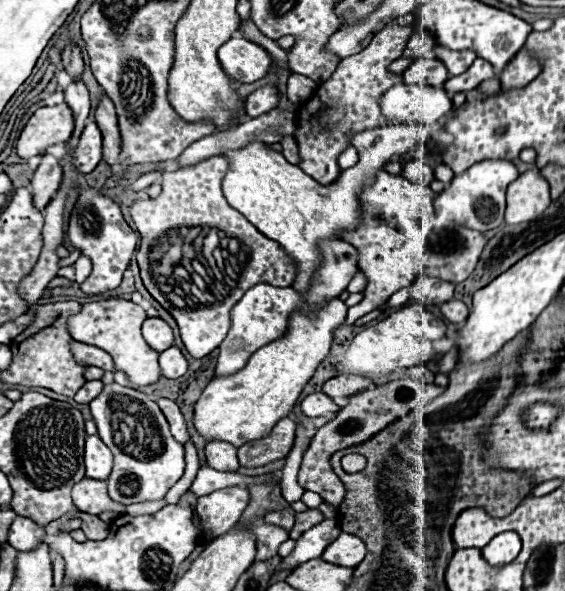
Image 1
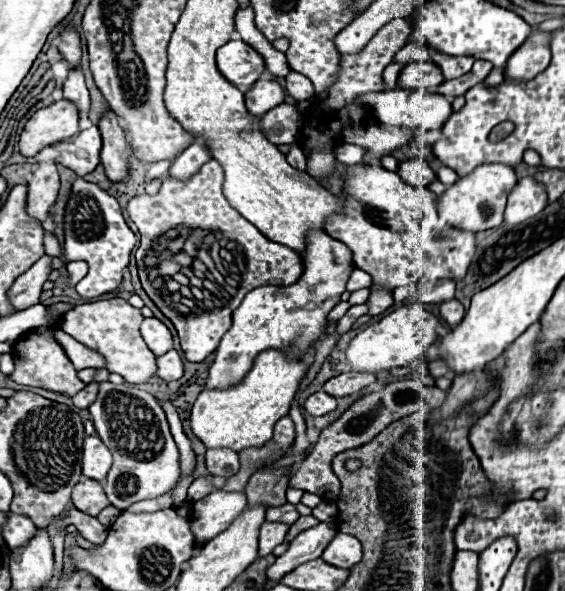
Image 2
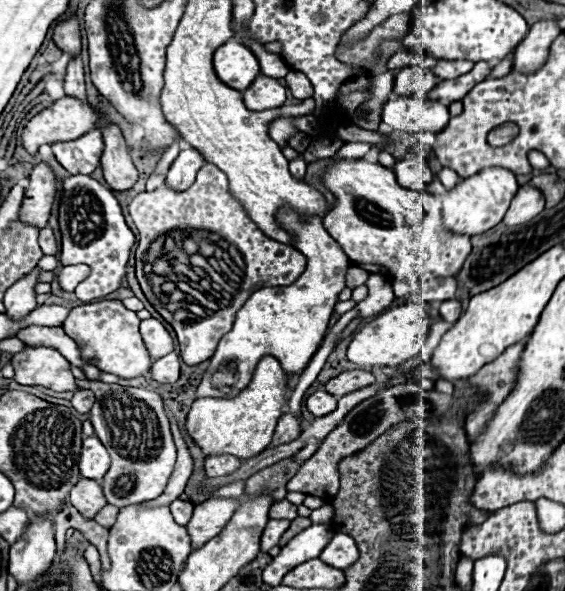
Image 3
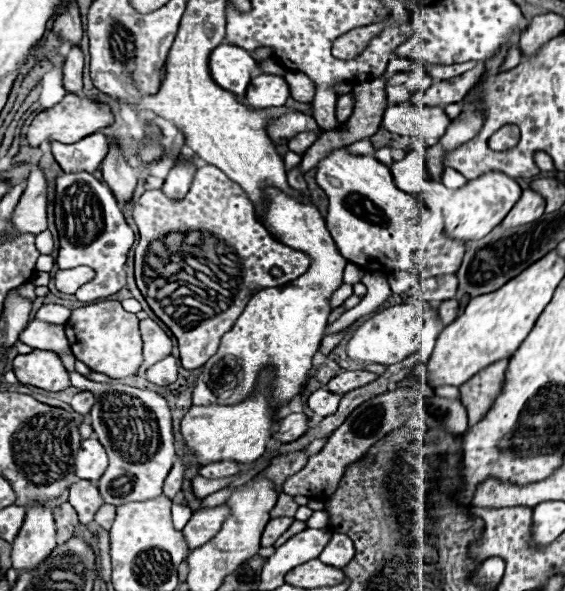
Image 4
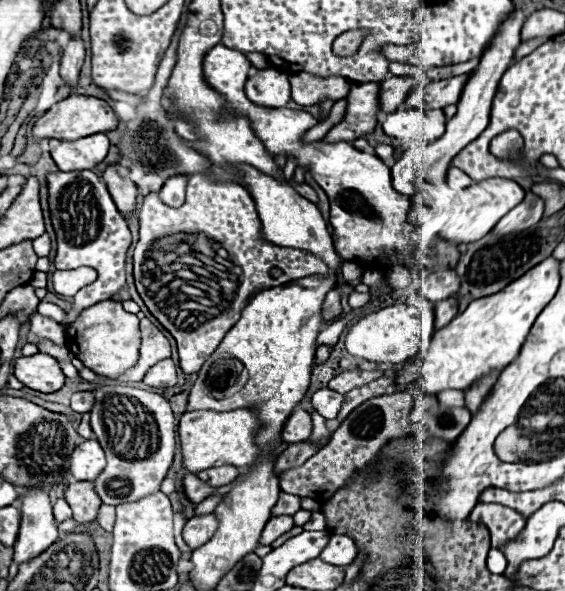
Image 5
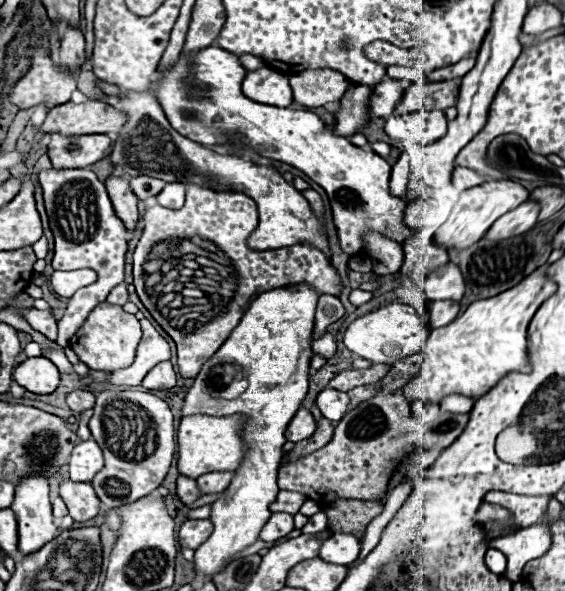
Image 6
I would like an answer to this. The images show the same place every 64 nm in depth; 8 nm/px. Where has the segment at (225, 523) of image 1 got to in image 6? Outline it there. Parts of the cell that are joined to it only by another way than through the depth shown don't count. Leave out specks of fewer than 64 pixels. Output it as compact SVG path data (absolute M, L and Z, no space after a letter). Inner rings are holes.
M186 520L178 530L180 546L196 550L204 540L208 540L212 528L214 526L210 520Z

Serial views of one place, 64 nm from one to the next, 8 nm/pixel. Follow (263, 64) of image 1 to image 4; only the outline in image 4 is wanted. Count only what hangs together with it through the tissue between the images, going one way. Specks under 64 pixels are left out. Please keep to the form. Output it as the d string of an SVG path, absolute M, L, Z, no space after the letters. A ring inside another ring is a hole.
M232 44L216 46L208 60L212 80L220 88L234 92L234 96L238 96L242 104L244 104L246 89L252 78L250 72L256 70L256 66L258 64L250 56L250 52Z

